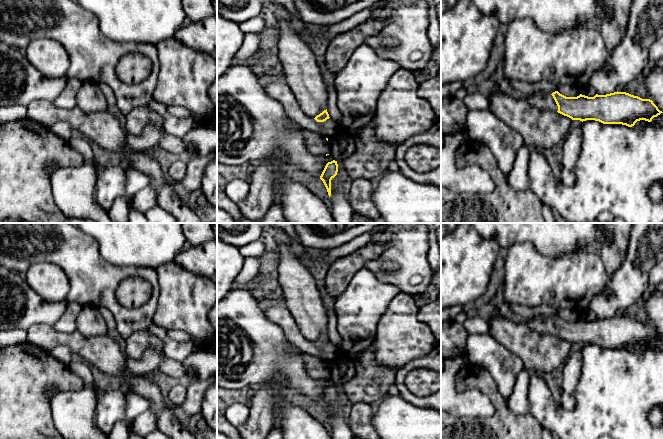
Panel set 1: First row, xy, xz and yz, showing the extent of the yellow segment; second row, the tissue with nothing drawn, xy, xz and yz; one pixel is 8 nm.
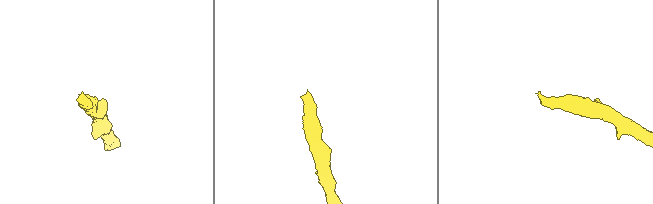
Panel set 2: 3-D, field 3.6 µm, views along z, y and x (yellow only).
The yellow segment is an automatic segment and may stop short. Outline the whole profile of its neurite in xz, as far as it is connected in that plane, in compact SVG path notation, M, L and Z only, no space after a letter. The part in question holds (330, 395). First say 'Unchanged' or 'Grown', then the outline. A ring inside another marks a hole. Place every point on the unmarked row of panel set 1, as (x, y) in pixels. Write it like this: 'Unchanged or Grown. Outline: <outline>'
Unchanged. Outline: M333 384L328 386L320 400L320 403L323 405L329 421L331 420L331 404L337 399L338 388L337 385Z

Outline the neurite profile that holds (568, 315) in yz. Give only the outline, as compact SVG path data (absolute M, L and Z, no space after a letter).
M567 309L557 310L557 315L566 321L577 321L581 318L576 311L571 311Z

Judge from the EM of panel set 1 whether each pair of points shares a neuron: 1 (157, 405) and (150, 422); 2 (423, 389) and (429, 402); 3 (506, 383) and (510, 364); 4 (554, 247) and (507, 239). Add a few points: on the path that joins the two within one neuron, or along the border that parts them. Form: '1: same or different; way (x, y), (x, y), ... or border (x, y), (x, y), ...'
1: different; border (149, 409), (155, 415), (157, 428)
2: different; border (406, 383), (414, 394), (430, 395)
3: same; way (506, 378), (506, 369)
4: same; way (542, 235), (519, 235)

